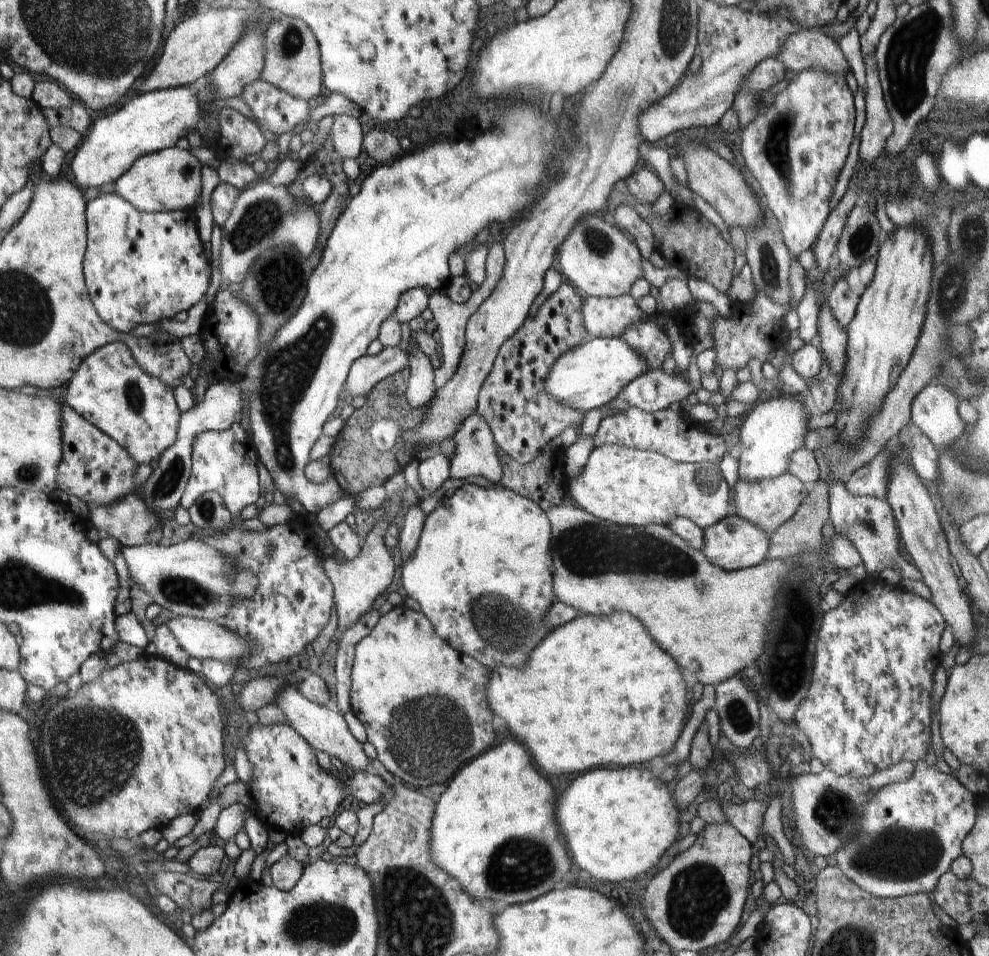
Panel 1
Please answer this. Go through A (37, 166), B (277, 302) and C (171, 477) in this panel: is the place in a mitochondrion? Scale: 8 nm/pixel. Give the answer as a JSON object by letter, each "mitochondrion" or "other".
{"A":"other","B":"mitochondrion","C":"mitochondrion"}

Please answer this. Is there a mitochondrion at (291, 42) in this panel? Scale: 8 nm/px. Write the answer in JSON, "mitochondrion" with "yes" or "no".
{"mitochondrion":"yes"}

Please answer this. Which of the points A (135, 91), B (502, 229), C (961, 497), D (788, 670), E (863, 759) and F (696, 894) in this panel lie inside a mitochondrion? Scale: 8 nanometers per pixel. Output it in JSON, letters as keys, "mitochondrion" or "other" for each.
{"A":"other","B":"other","C":"mitochondrion","D":"mitochondrion","E":"other","F":"mitochondrion"}

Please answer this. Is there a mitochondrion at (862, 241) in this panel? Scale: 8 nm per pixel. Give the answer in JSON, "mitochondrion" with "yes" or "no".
{"mitochondrion":"yes"}

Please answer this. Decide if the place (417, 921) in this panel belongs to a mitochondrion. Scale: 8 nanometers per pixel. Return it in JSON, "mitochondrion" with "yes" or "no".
{"mitochondrion":"yes"}

